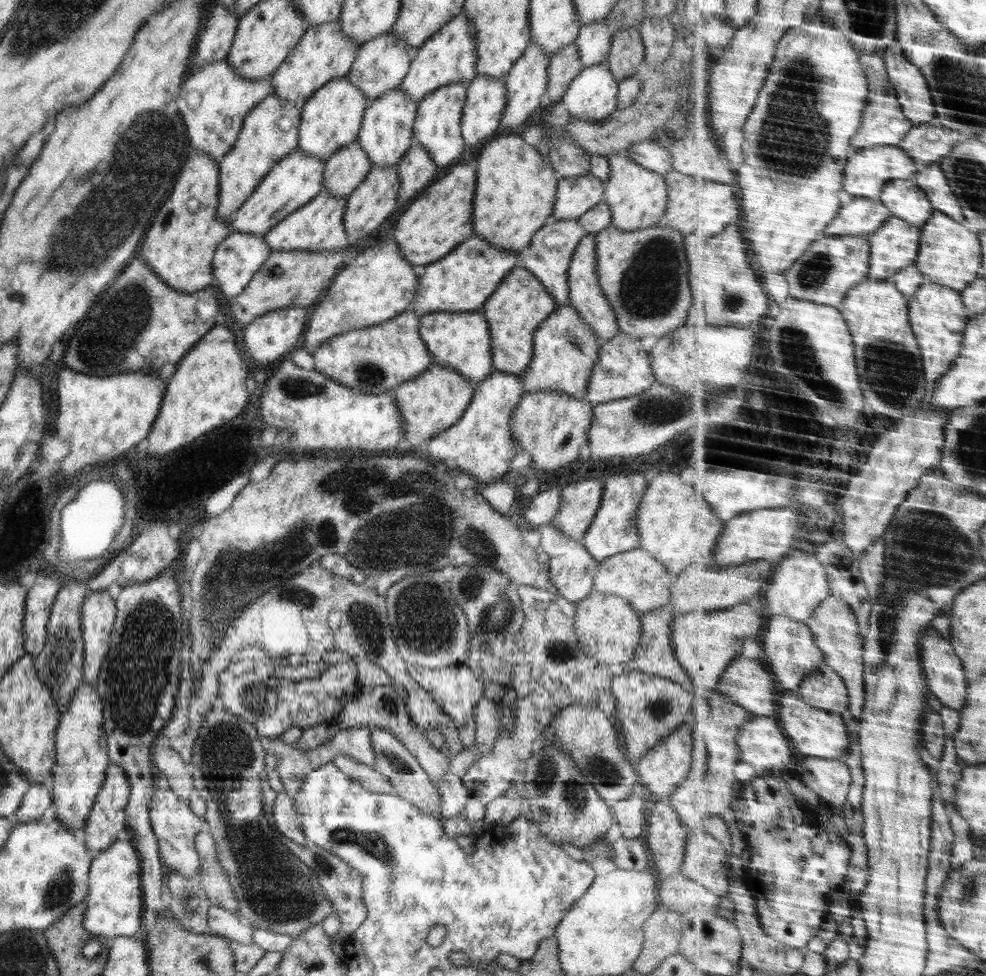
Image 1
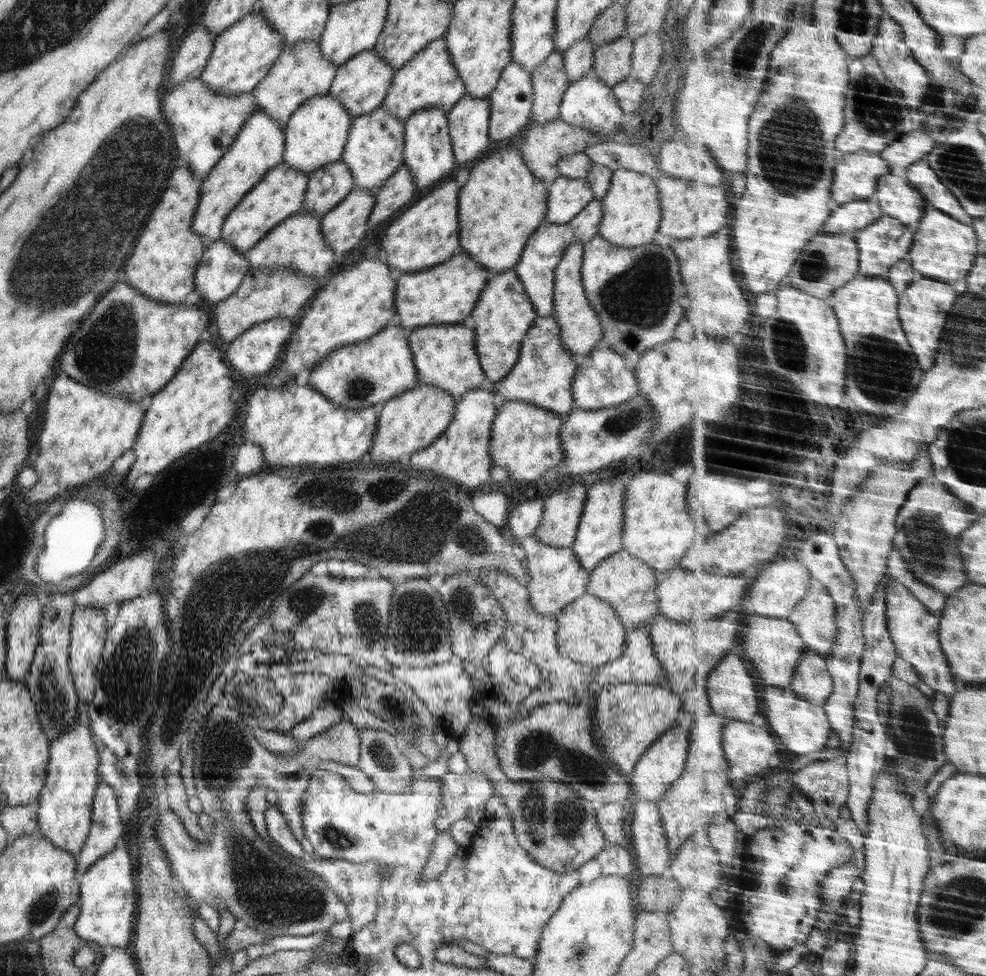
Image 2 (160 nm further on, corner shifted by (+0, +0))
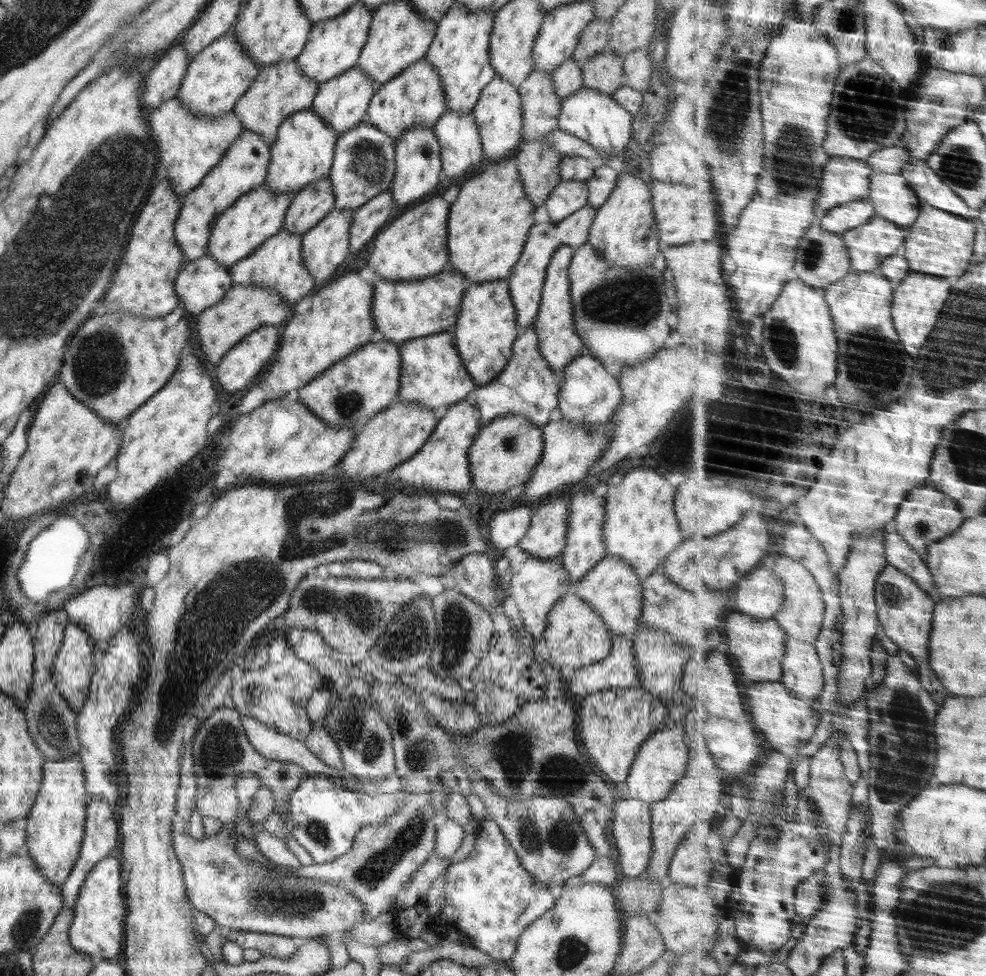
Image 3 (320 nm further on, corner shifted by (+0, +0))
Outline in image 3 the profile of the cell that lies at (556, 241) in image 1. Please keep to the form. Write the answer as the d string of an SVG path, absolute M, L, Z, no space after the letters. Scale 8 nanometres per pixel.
M549 221L532 225L524 243L524 250L521 252L516 266L512 268L510 277L507 279L509 293L516 311L516 324L518 326L532 328L532 324L536 320L541 301L541 292L546 278L546 270L548 270L552 253L560 245L555 234L556 223Z

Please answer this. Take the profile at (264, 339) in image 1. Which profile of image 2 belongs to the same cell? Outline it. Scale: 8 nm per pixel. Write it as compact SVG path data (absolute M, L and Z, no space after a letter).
M272 318L255 324L229 343L225 353L225 361L243 376L256 376L256 374L264 374L264 372L273 372L282 358L287 340L293 333L296 324L295 319L286 318Z

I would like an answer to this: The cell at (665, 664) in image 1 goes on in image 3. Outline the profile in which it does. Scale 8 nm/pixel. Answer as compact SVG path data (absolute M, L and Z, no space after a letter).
M612 635L610 655L597 663L578 668L574 676L565 680L568 691L585 697L597 691L640 687L640 671L635 664L631 636Z

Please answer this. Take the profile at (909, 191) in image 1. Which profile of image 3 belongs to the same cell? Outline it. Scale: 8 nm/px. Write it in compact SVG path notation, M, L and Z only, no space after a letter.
M876 172L871 190L870 201L880 216L903 227L912 226L920 218L924 201L903 173Z

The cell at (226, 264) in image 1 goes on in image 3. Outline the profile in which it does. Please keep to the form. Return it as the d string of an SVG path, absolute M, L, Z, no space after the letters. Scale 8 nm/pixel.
M206 254L184 263L176 276L173 290L184 305L185 314L196 316L225 295L232 286L231 280L230 270Z

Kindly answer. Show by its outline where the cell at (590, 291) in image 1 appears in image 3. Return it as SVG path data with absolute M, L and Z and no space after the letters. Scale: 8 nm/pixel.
M558 245L552 253L546 278L541 292L541 301L536 320L532 328L538 335L539 351L548 363L548 366L554 372L562 375L564 368L576 357L586 354L586 346L583 338L579 338L575 331L575 322L573 322L573 308L570 294L570 267L574 248L568 245Z

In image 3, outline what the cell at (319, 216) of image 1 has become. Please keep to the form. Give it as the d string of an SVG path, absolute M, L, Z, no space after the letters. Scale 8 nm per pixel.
M281 229L274 236L265 240L250 256L239 260L230 270L232 285L261 286L275 290L285 302L292 303L310 295L315 290L314 277L301 260L302 234L289 234Z

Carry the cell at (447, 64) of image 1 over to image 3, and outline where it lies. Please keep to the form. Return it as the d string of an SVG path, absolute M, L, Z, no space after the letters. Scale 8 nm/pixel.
M423 57L388 82L377 86L364 121L371 122L378 131L388 134L396 143L400 134L409 129L416 127L433 129L436 121L446 110L439 72Z

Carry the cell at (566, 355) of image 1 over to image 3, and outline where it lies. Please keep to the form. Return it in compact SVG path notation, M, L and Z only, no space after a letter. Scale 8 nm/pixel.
M529 328L522 336L516 337L512 356L502 372L486 384L477 385L465 400L480 412L482 425L506 415L520 415L530 423L542 427L550 422L552 410L558 406L559 382L560 375L551 370L539 351L538 335L533 328Z

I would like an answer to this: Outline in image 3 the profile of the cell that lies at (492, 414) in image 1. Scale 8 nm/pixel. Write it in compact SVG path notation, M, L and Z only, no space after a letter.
M467 400L453 404L441 417L440 422L433 428L432 434L424 446L415 452L408 460L400 463L384 478L390 486L402 486L408 491L414 489L433 492L436 494L459 494L474 488L473 480L468 470L468 449L482 427L480 412Z

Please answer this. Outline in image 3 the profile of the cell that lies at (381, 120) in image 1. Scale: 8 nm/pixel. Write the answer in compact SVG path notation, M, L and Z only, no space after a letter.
M363 121L352 130L341 133L335 150L329 179L334 188L334 209L356 211L368 200L390 190L396 176L396 143L388 134Z

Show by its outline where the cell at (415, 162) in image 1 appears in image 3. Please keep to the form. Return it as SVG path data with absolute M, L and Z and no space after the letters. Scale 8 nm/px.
M388 190L360 206L353 212L352 224L349 228L349 252L357 254L368 240L373 240L374 234L384 226L390 218L394 205L392 192Z

